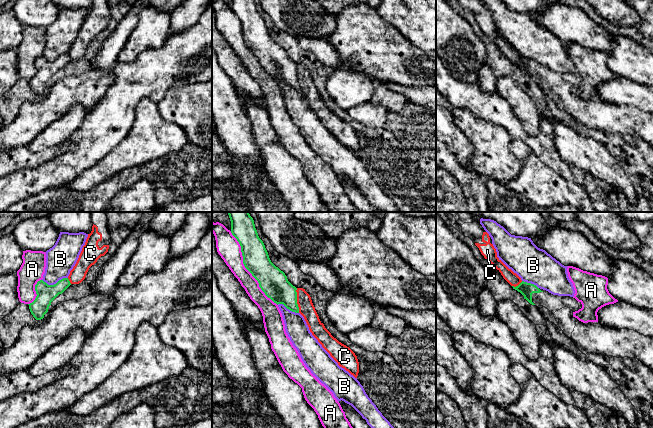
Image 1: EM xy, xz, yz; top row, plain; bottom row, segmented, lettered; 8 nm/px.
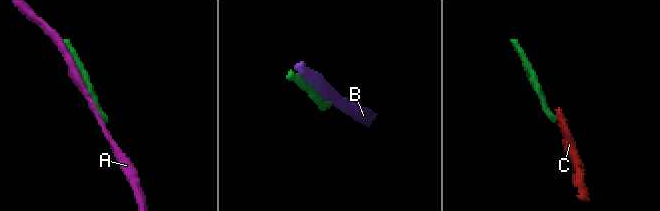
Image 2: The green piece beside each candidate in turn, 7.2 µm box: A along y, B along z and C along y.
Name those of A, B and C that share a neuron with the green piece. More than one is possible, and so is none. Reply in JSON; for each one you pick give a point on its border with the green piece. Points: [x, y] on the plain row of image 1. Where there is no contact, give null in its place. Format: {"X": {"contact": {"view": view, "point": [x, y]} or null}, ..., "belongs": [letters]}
{"belongs": []}

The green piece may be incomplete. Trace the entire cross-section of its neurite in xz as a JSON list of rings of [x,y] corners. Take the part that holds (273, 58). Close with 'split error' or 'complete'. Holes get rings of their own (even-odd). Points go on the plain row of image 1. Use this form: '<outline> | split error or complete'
[[[231,0],[231,9],[241,22],[245,44],[258,57],[265,71],[277,81],[283,80],[290,87],[299,89],[297,64],[271,38],[255,0]]] | complete

